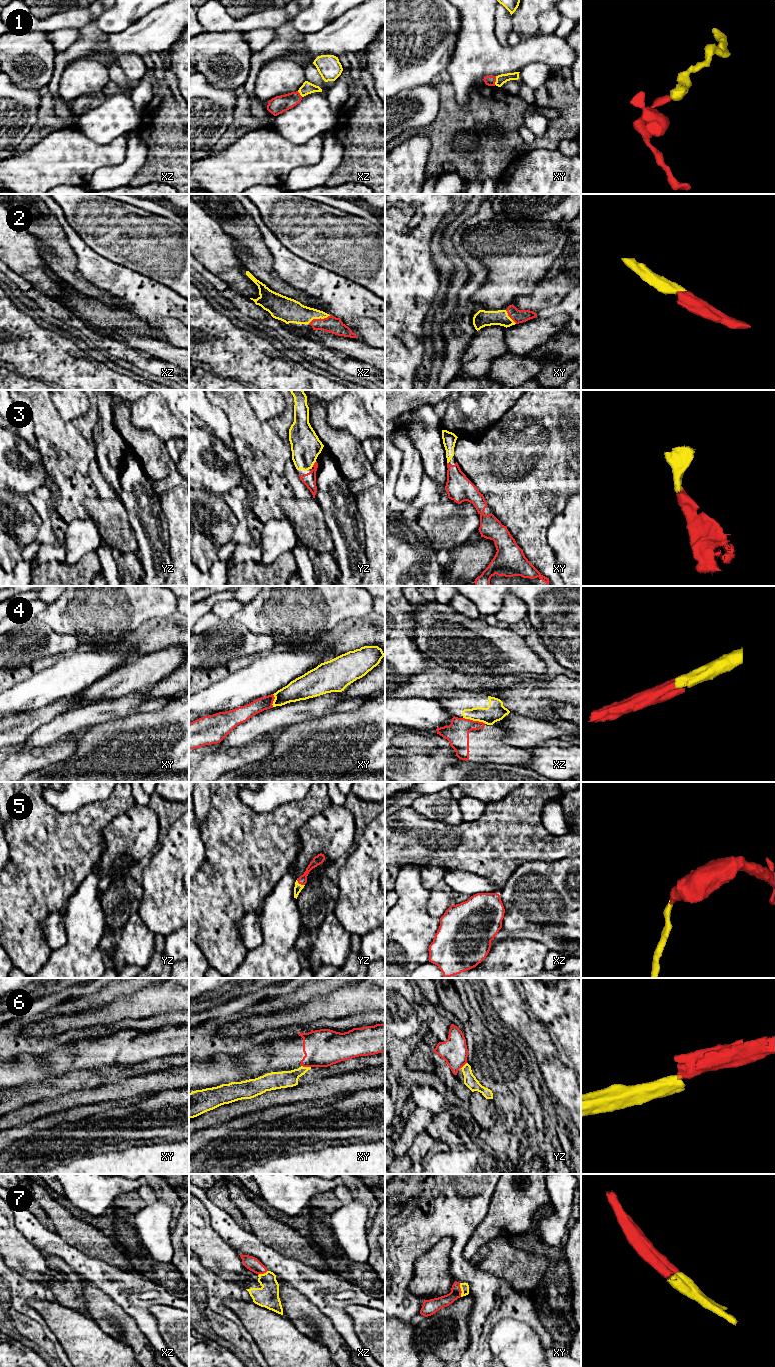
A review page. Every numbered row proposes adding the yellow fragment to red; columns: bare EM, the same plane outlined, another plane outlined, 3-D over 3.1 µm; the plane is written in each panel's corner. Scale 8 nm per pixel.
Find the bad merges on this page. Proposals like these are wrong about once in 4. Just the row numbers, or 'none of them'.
1, 4, 6

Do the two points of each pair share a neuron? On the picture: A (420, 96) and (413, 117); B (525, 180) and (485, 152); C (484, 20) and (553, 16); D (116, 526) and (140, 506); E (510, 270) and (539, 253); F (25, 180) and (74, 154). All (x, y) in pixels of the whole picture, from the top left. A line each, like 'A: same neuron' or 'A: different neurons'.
A: same neuron
B: different neurons
C: different neurons
D: different neurons
E: same neuron
F: same neuron

